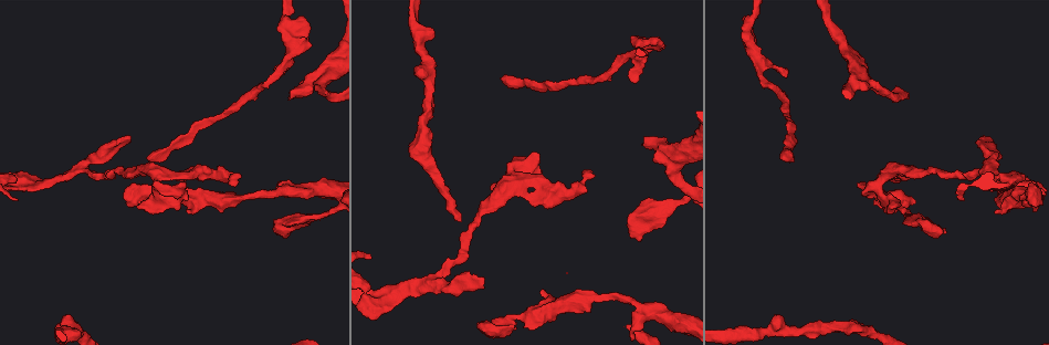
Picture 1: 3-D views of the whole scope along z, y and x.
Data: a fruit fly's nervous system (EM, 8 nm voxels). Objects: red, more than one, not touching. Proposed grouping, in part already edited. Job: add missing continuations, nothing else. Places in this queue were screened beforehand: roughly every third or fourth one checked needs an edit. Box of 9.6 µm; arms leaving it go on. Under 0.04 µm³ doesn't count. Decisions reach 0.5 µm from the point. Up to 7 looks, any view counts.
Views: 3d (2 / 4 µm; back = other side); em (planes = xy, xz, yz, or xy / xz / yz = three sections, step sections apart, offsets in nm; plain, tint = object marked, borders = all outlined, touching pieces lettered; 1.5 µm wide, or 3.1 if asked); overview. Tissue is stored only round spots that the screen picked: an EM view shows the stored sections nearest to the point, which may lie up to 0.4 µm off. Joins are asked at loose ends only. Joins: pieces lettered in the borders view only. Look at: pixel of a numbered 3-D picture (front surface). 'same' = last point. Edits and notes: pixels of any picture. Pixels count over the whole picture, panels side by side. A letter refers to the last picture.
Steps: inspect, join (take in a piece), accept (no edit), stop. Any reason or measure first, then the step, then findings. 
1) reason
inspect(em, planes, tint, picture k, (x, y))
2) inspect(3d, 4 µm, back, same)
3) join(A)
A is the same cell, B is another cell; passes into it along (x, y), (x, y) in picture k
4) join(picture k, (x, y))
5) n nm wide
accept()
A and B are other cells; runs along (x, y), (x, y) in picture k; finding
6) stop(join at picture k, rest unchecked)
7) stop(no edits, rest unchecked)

thin end
inspect(em, planes, tint, picture 1, (958, 198))

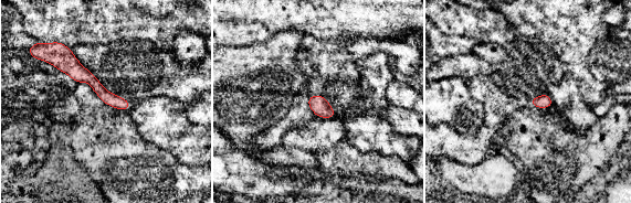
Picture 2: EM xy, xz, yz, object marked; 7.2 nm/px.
what lies round it
inspect(em, planes, borders, same)

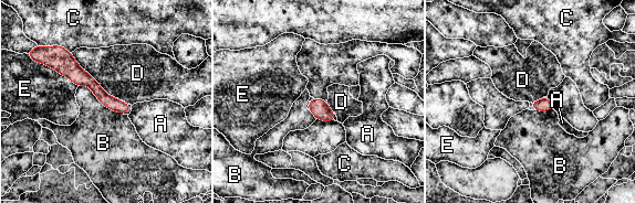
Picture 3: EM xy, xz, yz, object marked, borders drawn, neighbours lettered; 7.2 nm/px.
accept()
A, B, C, D and E are other cells; runs along (53, 64), (65, 64), (126, 109) in picture 3; none of them fits

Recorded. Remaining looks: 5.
an open end
inspect(3d, 2 µm, picture 1, (234, 184))

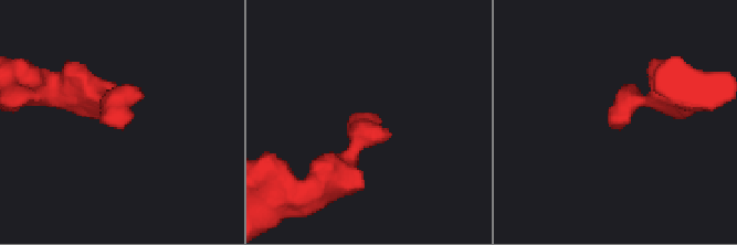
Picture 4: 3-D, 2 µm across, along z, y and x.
inspect(em, planes, borders, picture 4, (124, 118))

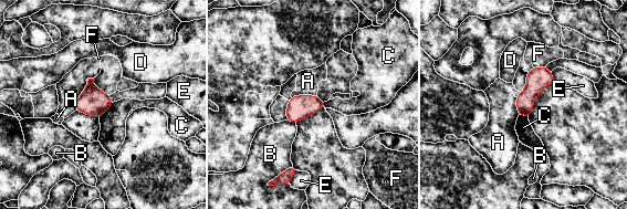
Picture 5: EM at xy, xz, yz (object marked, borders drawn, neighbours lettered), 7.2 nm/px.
A touches over 190 nm
accept()
A, B, C, D, E and F are other cells; no lettered piece goes on from it

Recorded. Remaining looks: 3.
inspect(3d, 2 µm, back, picture 1, (150, 159))

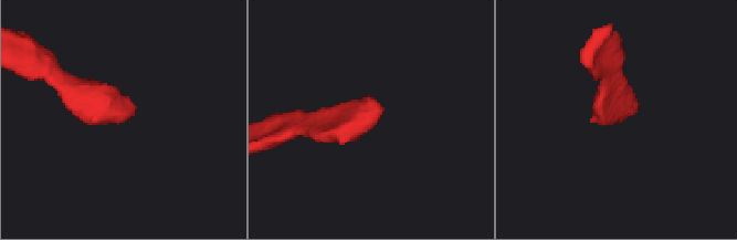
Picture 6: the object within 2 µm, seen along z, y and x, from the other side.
now the EM
inspect(em, planes, borders, picture 6, (374, 111))

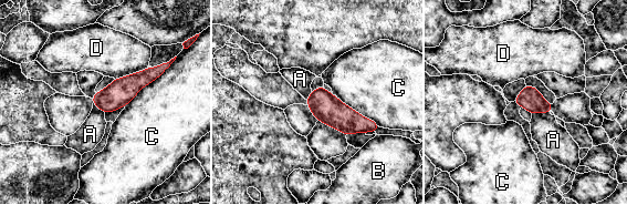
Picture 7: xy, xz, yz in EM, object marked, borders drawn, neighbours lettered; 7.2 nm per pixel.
accept()
A, B, C and D are other cells; border along (550, 112), (534, 112), (532, 114) in picture 7; no lettered piece goes on from it

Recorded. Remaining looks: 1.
stop(no edits, rest unchecked)

